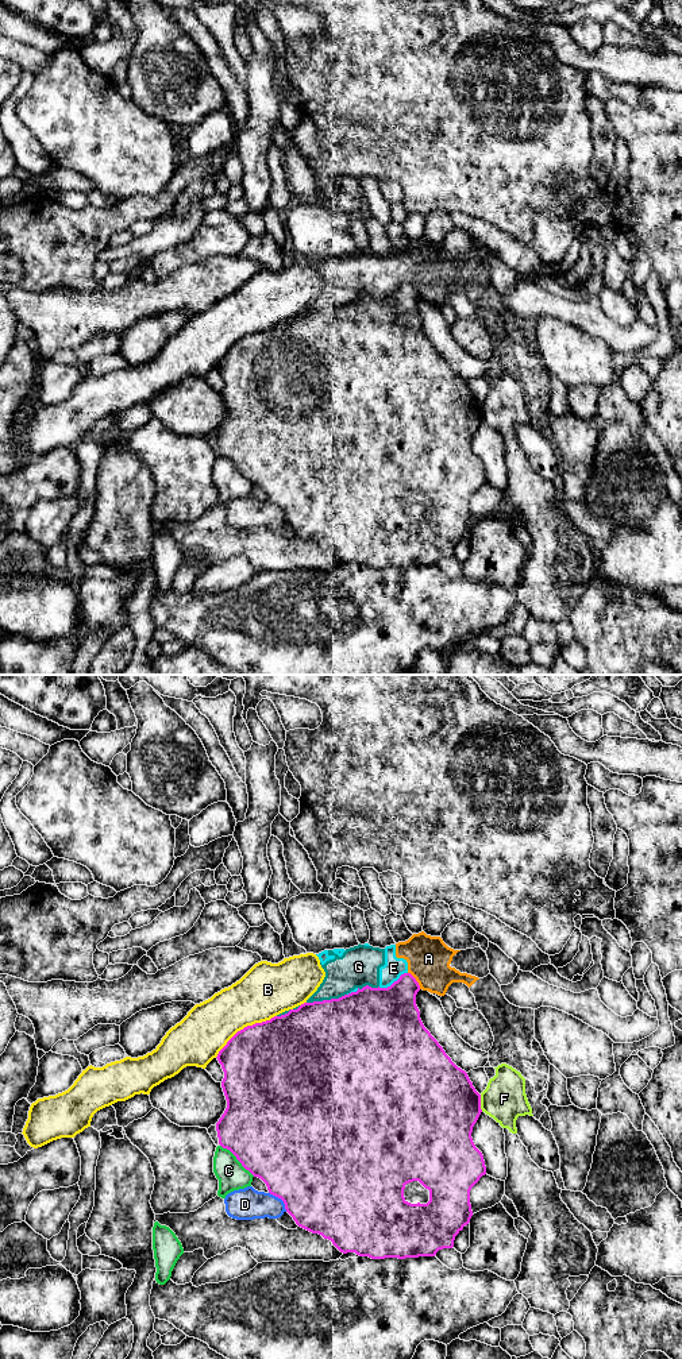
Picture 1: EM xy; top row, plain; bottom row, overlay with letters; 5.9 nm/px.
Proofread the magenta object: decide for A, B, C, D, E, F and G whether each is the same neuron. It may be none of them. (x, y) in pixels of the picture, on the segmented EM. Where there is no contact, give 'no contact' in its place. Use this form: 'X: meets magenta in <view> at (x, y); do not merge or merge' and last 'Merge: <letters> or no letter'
A: meets magenta in xy at (415, 980); do not merge
B: meets magenta in xy at (245, 1027); do not merge
C: meets magenta in xy at (237, 1158); do not merge
D: meets magenta in xy at (281, 1199); do not merge
E: meets magenta in xy at (393, 983); do not merge
F: meets magenta in xy at (480, 1103); do not merge
G: meets magenta in xy at (326, 1000); do not merge
Merge: no letter

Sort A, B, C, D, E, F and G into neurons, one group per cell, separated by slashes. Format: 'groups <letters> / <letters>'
groups A E G / B / C / D / F

